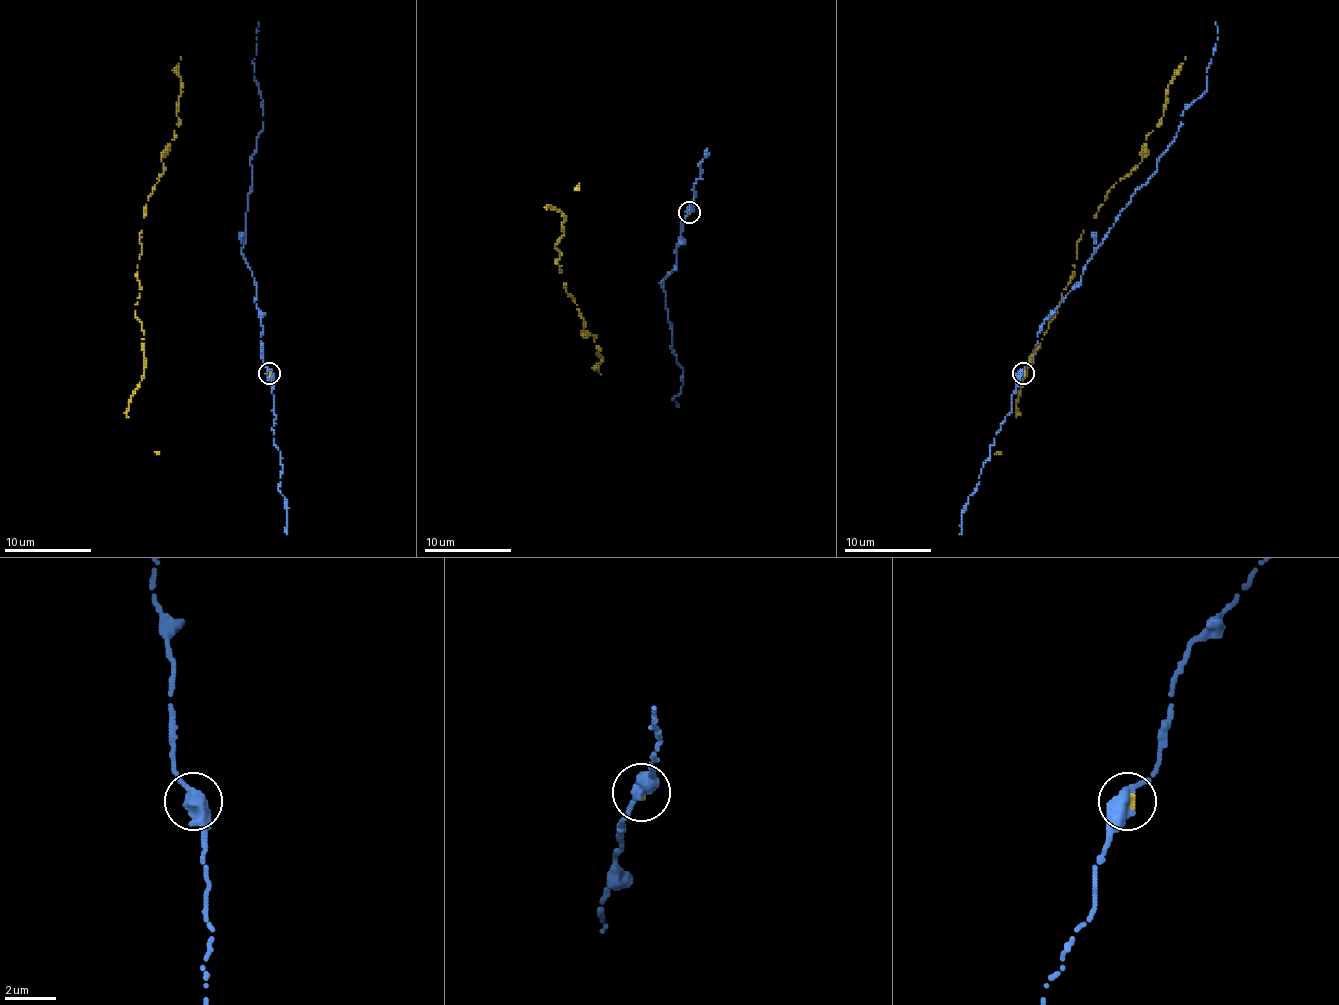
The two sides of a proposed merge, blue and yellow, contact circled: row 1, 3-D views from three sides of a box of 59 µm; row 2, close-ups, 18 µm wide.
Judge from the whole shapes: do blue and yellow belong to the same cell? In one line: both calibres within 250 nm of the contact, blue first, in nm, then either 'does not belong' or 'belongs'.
480/180 nm | belongs

